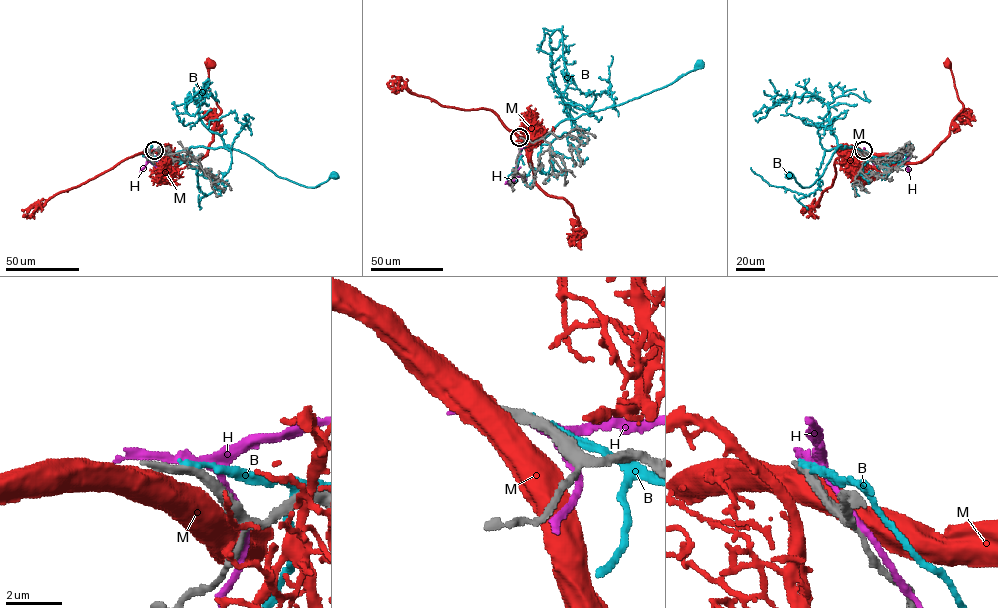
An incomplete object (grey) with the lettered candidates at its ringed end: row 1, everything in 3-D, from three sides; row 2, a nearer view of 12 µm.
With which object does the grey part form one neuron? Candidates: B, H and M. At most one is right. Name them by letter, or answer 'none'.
none

